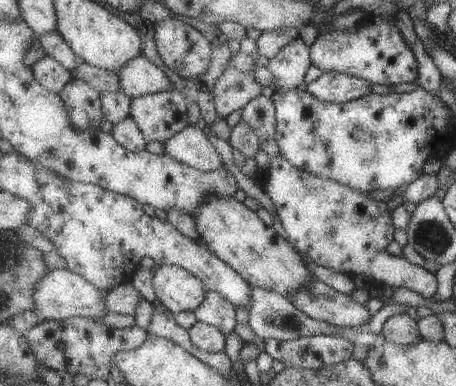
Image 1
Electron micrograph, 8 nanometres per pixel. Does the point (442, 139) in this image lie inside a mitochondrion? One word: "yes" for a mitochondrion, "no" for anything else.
no

